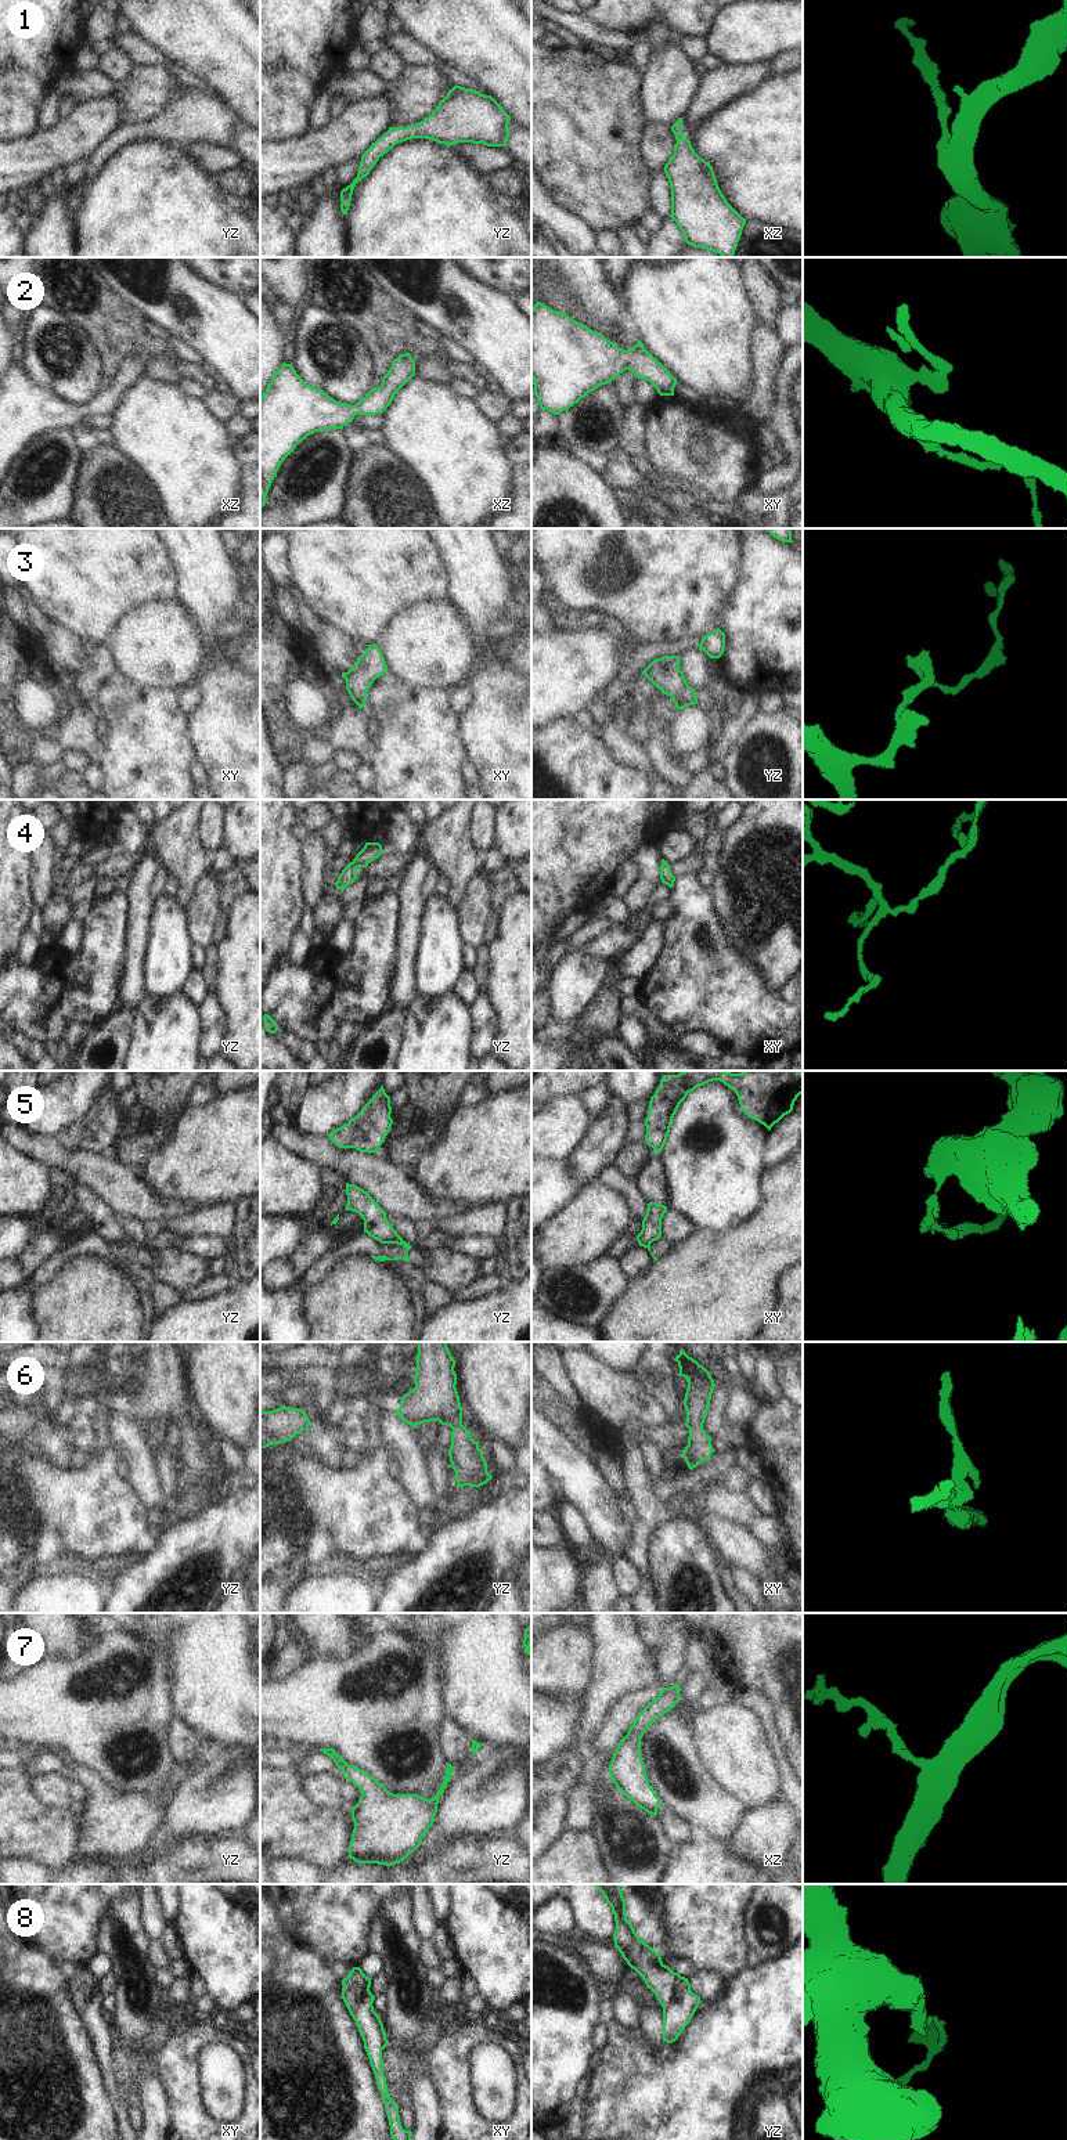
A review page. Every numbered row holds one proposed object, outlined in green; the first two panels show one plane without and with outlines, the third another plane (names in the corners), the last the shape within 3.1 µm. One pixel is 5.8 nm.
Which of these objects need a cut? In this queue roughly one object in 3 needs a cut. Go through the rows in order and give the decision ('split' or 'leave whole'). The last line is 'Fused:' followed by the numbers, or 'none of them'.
1: leave whole
2: leave whole
3: leave whole
4: leave whole
5: split
6: leave whole
7: leave whole
8: leave whole
Fused: 5

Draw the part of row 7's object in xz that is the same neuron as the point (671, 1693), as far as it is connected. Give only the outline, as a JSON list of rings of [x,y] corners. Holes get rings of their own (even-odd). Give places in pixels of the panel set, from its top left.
[[[680,1682],[662,1689],[659,1697],[648,1703],[635,1717],[627,1735],[617,1744],[609,1765],[609,1775],[616,1787],[650,1815],[657,1815],[662,1801],[649,1784],[641,1757],[641,1739],[648,1726],[674,1708],[680,1699]]]

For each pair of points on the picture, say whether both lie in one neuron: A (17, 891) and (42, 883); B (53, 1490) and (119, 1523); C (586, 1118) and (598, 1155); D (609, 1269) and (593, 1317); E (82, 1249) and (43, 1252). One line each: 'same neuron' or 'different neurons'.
A: different neurons
B: same neuron
C: different neurons
D: same neuron
E: different neurons

